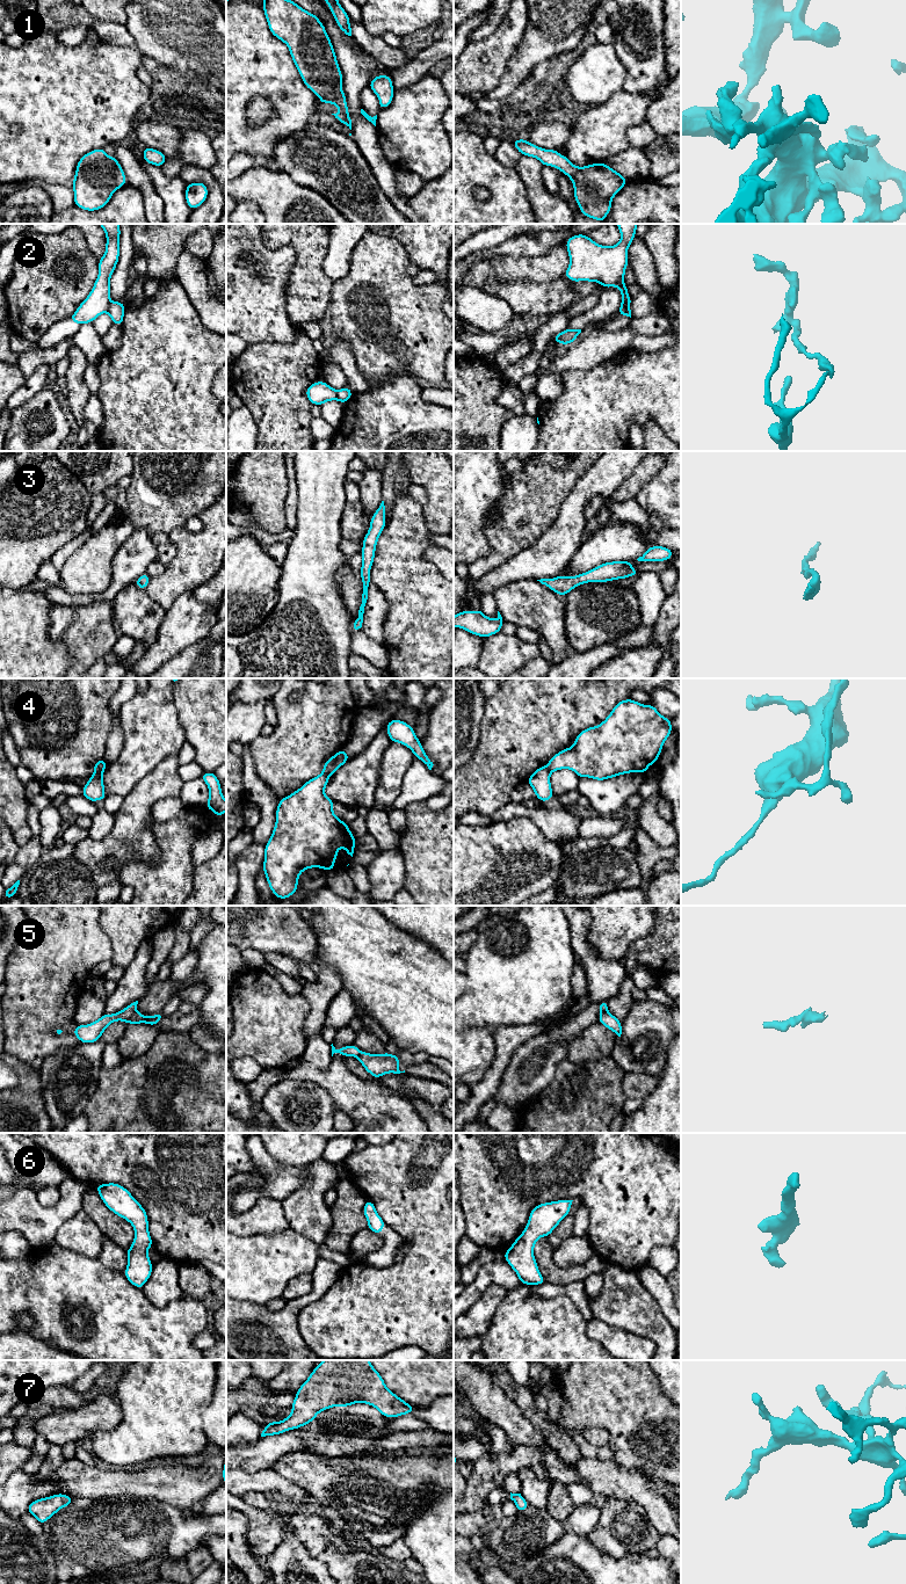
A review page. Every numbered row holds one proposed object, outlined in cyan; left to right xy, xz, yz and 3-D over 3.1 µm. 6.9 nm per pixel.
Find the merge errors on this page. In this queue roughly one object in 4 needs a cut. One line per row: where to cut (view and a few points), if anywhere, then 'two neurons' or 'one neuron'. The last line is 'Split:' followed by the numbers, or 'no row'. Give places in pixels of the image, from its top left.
1: cut none; one neuron
2: cut xy (110, 303), (107, 311); two neurons
3: cut none; one neuron
4: cut xy (103, 769), (94, 772); two neurons
5: cut xy (136, 1011), (125, 1022); two neurons
6: cut none; one neuron
7: cut none; one neuron
Split: 2, 4, 5

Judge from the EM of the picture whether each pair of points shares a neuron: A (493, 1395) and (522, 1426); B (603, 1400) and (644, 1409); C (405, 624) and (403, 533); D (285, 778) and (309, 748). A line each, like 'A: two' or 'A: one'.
A: one
B: one
C: one
D: one

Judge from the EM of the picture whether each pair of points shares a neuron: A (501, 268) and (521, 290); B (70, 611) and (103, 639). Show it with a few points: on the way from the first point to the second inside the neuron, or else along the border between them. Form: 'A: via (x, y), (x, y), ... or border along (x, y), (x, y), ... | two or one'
A: border along (487, 278), (494, 277), (500, 282), (542, 282) | two
B: via (78, 619), (95, 636) | one

